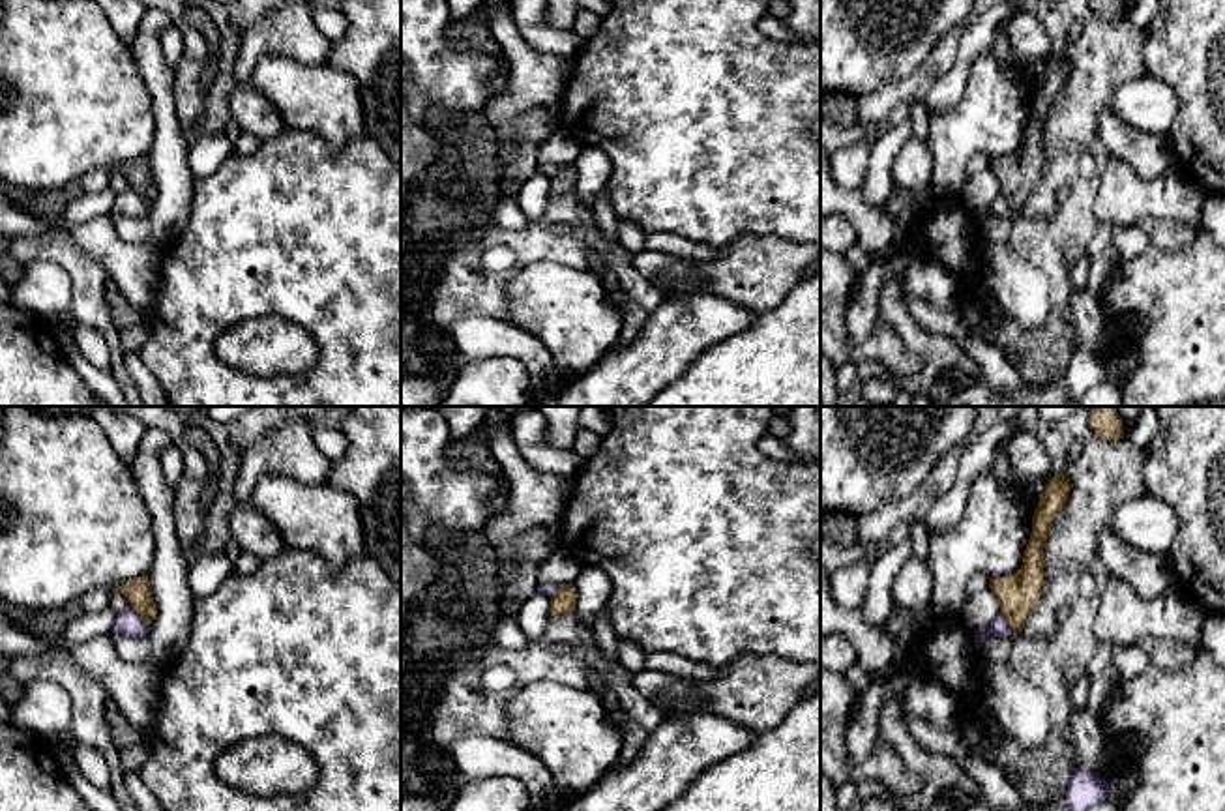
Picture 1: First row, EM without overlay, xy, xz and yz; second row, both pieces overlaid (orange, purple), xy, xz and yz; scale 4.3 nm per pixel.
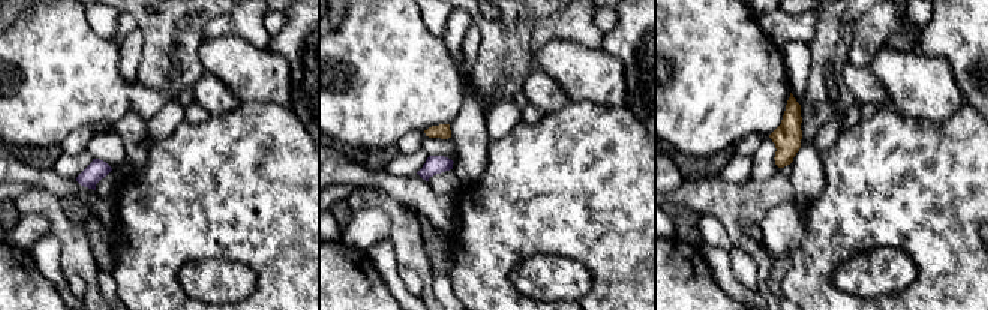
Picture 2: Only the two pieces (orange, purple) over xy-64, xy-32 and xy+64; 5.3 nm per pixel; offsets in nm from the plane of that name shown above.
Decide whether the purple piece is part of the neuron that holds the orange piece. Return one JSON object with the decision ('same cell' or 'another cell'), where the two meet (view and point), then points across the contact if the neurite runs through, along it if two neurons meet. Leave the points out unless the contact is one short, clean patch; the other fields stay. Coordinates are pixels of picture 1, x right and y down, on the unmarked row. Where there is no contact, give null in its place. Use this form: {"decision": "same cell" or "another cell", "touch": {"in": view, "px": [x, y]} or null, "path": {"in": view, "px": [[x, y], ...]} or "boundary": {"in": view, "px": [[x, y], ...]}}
{"decision": "another cell", "touch": {"in": "xy", "px": [141, 195]}, "boundary": {"in": "xy", "px": [[132, 188], [148, 205]]}}

